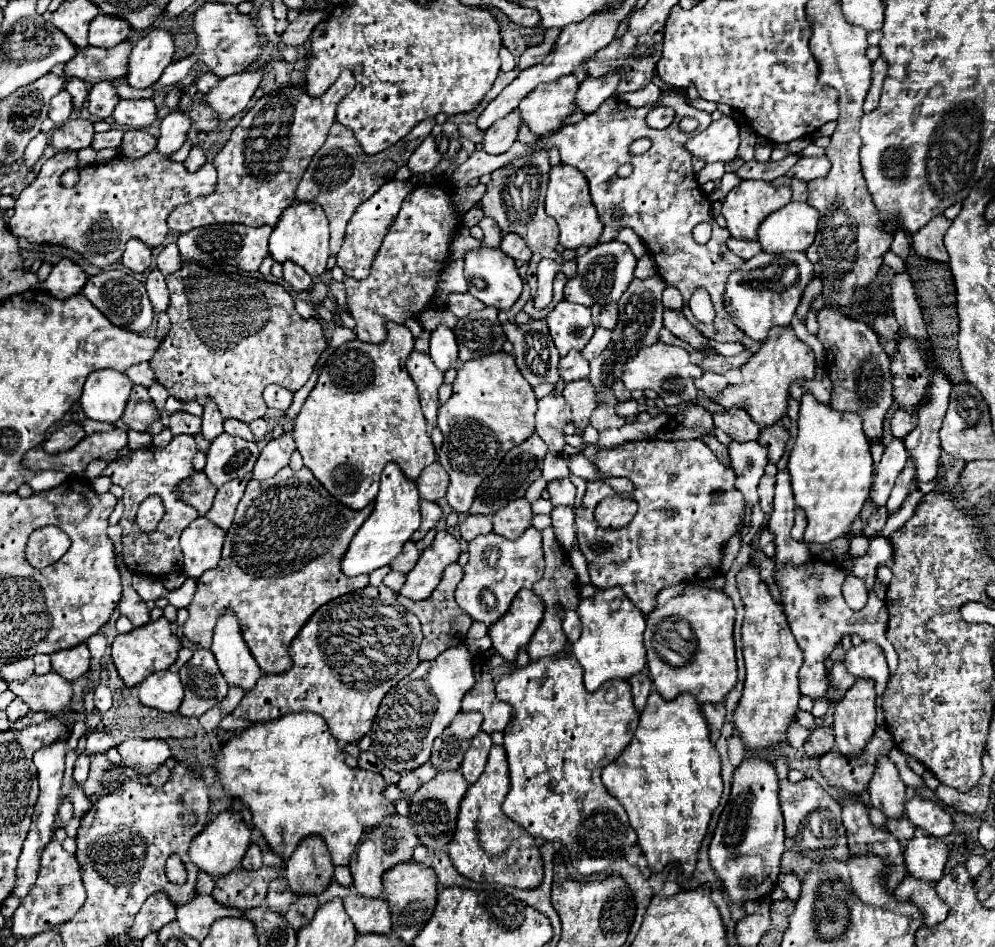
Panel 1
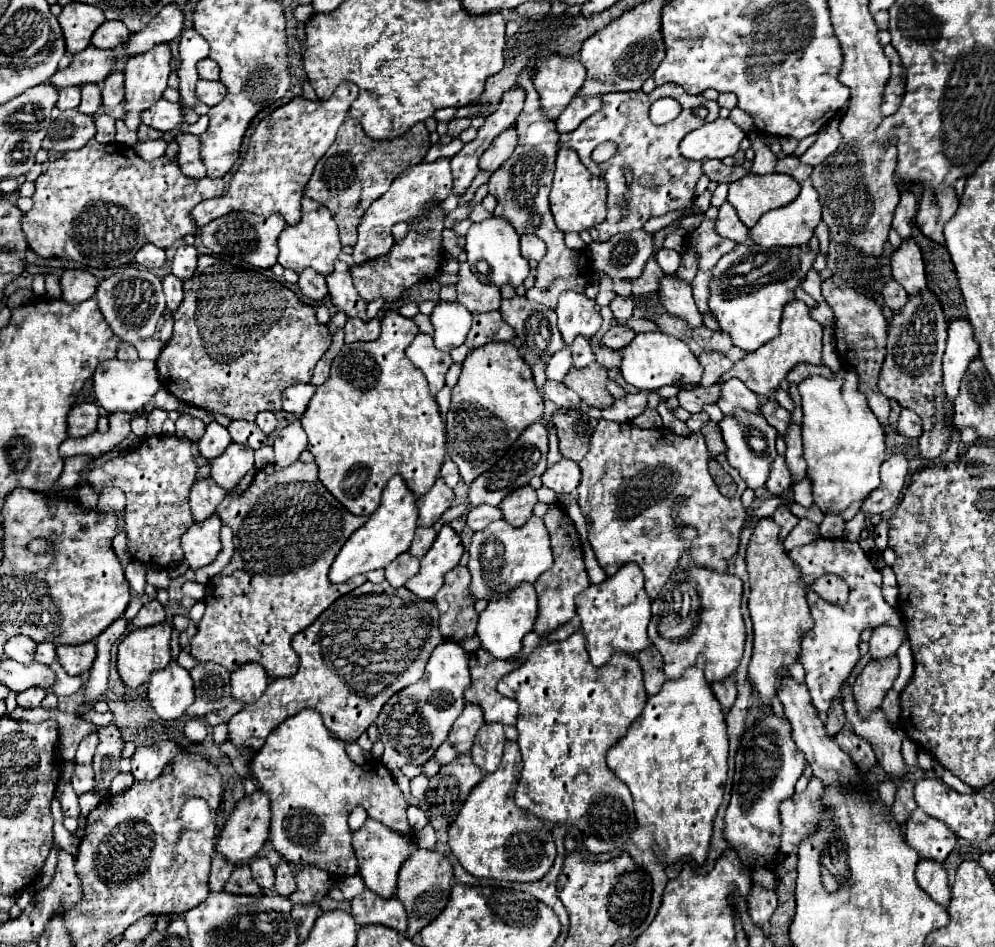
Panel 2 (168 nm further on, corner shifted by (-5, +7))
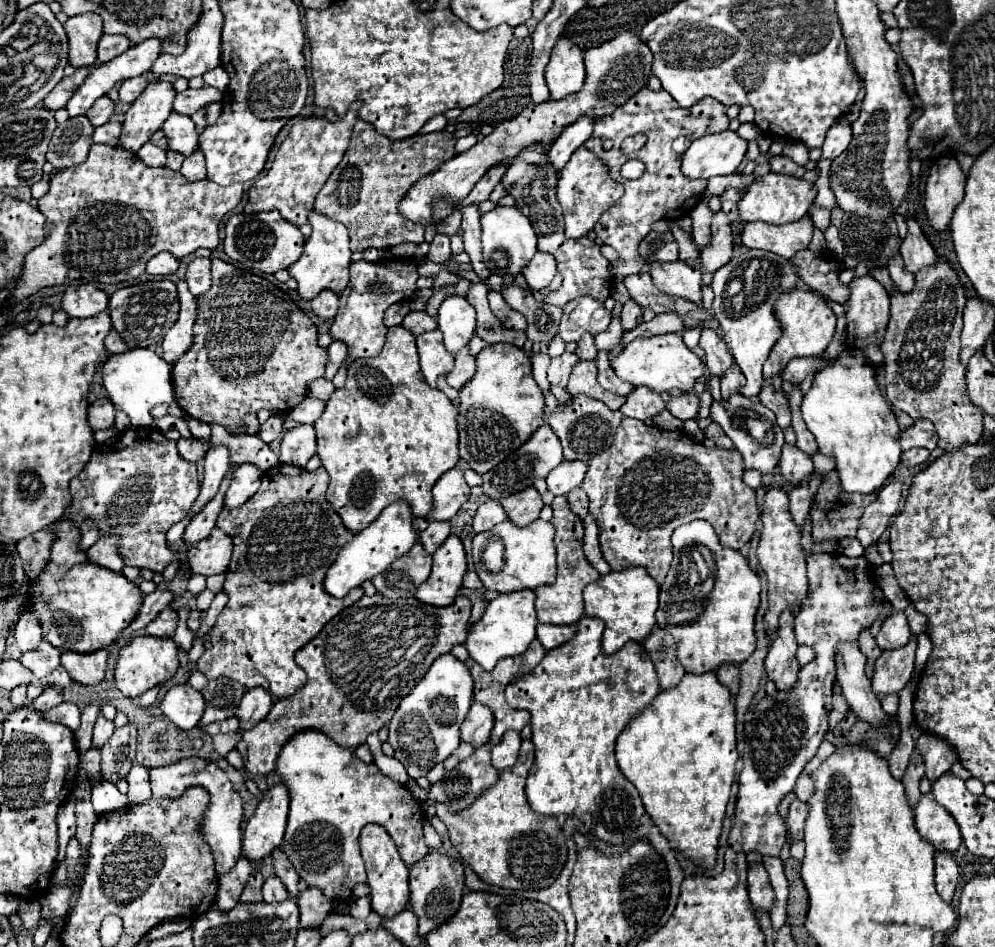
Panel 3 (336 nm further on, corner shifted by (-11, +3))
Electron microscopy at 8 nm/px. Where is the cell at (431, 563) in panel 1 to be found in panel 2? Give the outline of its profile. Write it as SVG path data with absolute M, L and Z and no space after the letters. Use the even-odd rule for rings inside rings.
M444 524L432 548L420 560L420 572L414 578L410 578L404 586L420 598L426 600L434 598L444 584L444 574L450 572L454 566L458 566L462 554L464 548L460 536L448 524Z

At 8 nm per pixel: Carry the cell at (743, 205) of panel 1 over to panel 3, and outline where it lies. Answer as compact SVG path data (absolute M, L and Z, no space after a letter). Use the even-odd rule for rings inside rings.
M766 174L756 178L750 188L742 194L738 202L738 212L742 222L766 222L766 224L788 224L800 220L808 208L812 206L812 200L816 196L814 184L806 182L804 178L796 176L784 176L784 174Z

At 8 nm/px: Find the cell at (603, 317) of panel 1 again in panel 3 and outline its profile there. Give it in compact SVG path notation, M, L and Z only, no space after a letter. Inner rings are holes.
M628 300L628 302L622 306L620 320L622 320L624 330L632 330L634 326L638 326L638 324L642 322L642 306L636 304L634 300Z

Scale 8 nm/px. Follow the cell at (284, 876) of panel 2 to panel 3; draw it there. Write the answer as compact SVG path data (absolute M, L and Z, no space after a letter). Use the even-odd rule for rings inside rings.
M276 848L276 850L272 852L272 858L274 858L272 866L274 866L276 876L278 876L278 878L282 880L282 884L288 888L290 896L296 898L296 896L298 896L298 882L300 882L300 878L298 878L298 874L296 874L294 866L290 864L290 860L286 858L286 854L284 854L280 848Z

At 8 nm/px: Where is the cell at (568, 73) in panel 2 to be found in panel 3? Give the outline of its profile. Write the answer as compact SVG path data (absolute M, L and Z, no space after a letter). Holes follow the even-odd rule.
M562 38L556 42L550 54L550 62L546 66L546 84L550 88L550 96L554 100L560 100L568 94L574 94L582 88L586 78L584 72L584 60L582 60L582 50Z

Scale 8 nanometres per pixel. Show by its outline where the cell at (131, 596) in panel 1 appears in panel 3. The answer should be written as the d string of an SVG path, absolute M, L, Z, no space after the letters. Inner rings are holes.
M164 608L148 626L146 626L146 634L150 636L158 636L158 638L170 638L176 630L176 622L178 622L178 614L172 608Z

